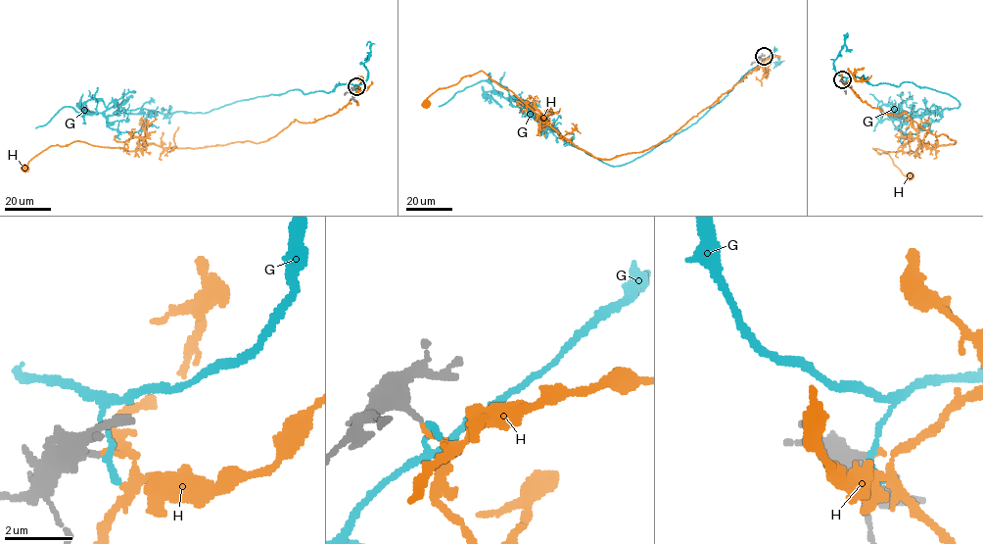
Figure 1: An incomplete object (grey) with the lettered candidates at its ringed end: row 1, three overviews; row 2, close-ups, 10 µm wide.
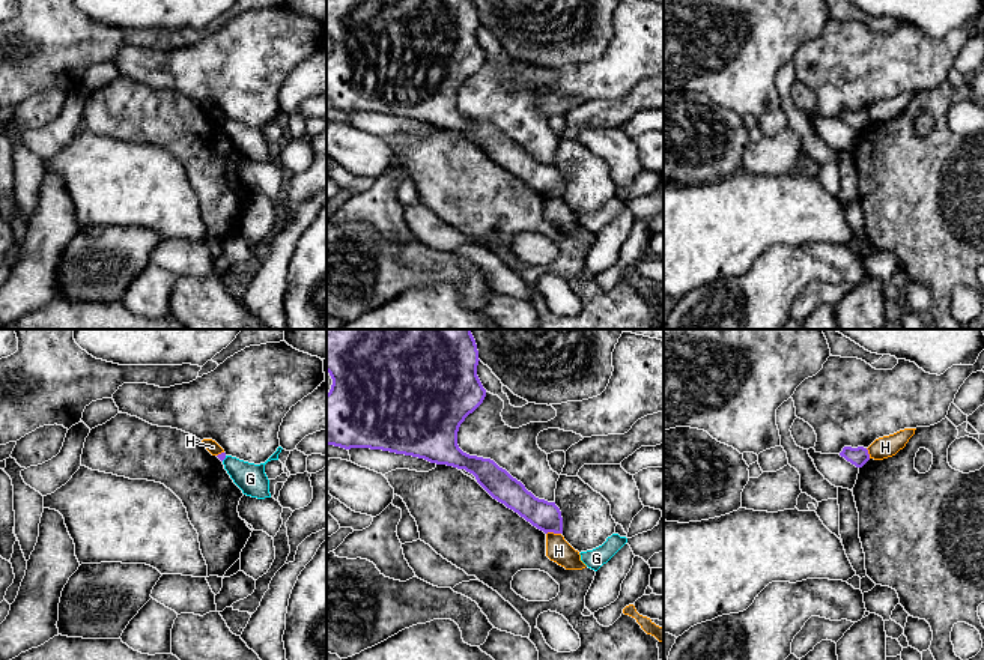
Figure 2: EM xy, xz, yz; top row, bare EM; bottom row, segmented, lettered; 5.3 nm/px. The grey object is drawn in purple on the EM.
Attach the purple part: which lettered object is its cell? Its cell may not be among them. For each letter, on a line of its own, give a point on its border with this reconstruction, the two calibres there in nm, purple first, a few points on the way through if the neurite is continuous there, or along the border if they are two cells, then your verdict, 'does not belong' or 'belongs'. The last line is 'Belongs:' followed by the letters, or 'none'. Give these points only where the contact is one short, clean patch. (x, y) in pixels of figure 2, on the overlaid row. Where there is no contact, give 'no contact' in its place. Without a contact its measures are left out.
G: meets purple in xy at (223, 459); 40 nm thick on the purple side, 160 nm on the other; border along xy (226, 456), (221, 460); does not belong
H: meets purple in xz at (552, 531); 160 nm thick on the purple side, 130 nm on the other; border along xz (560, 532), (546, 534); does not belong
Belongs: none

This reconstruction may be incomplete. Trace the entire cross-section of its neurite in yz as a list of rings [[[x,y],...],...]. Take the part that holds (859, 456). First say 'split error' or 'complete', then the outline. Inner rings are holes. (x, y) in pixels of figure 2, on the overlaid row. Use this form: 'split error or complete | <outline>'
complete | [[[844,447],[840,456],[844,457],[852,465],[855,465],[856,468],[862,468],[870,460],[868,450],[864,447],[858,448]]]

